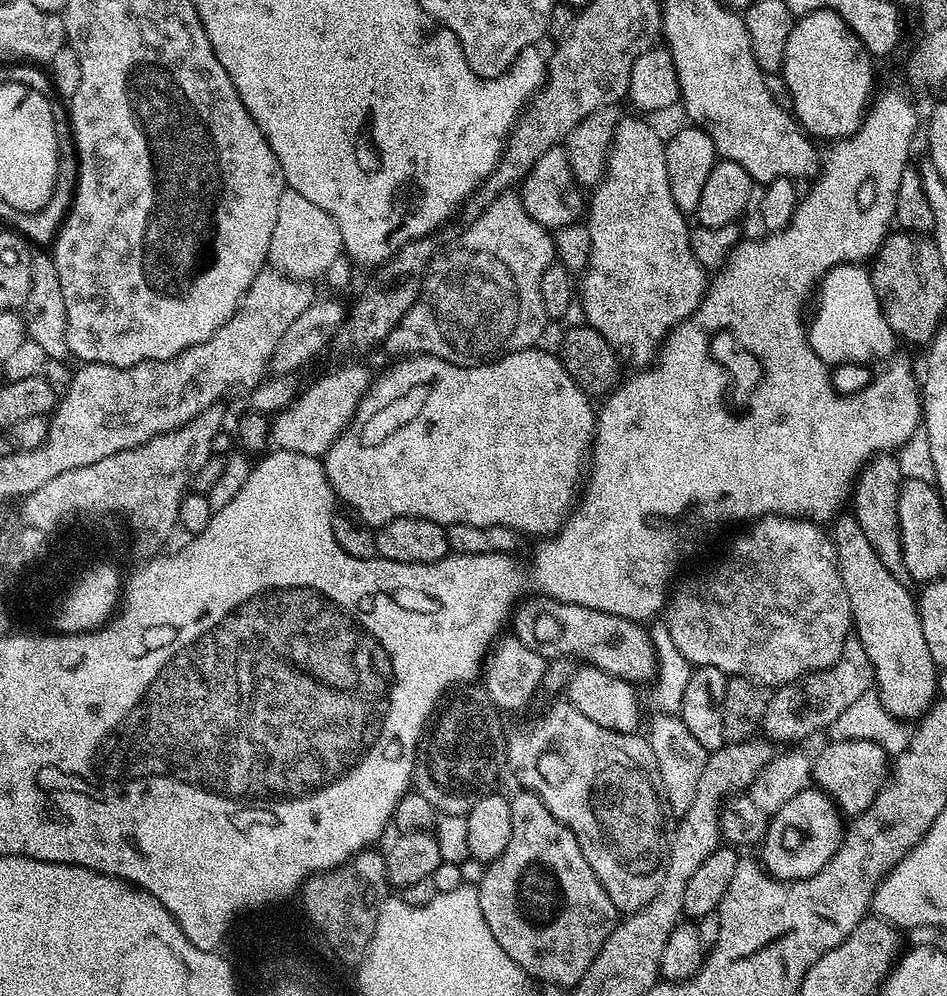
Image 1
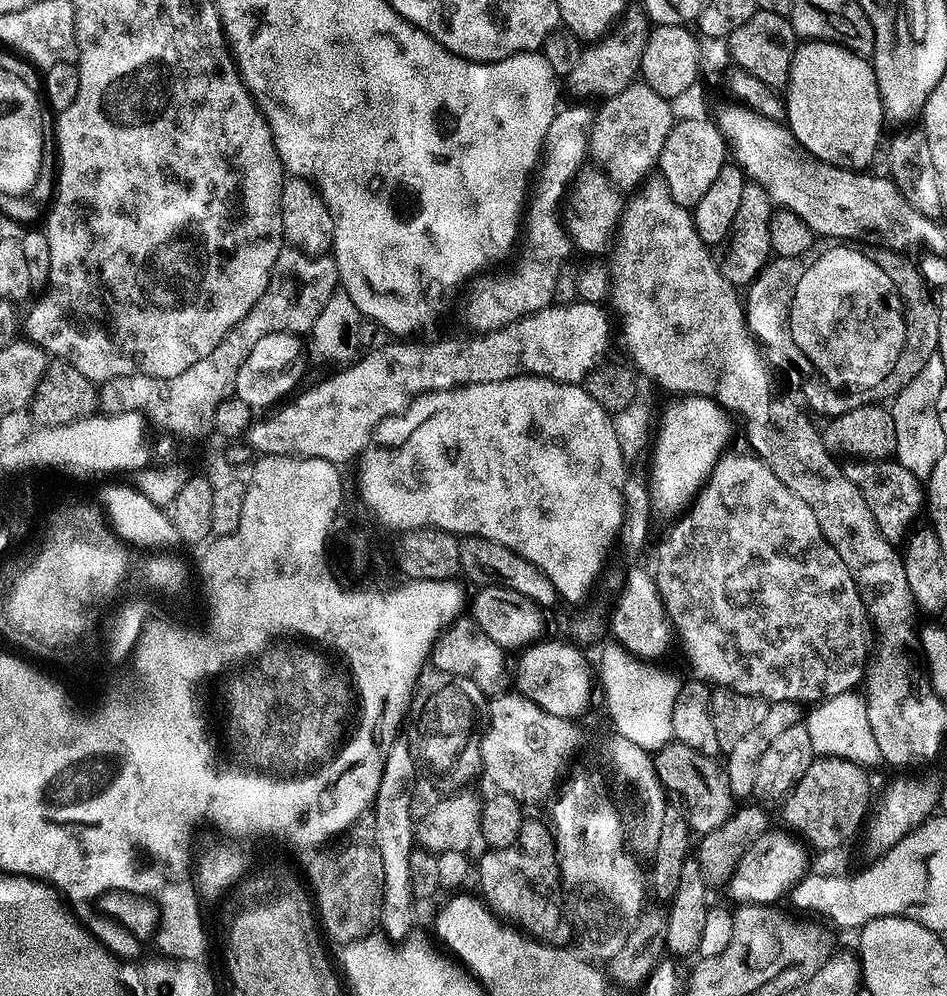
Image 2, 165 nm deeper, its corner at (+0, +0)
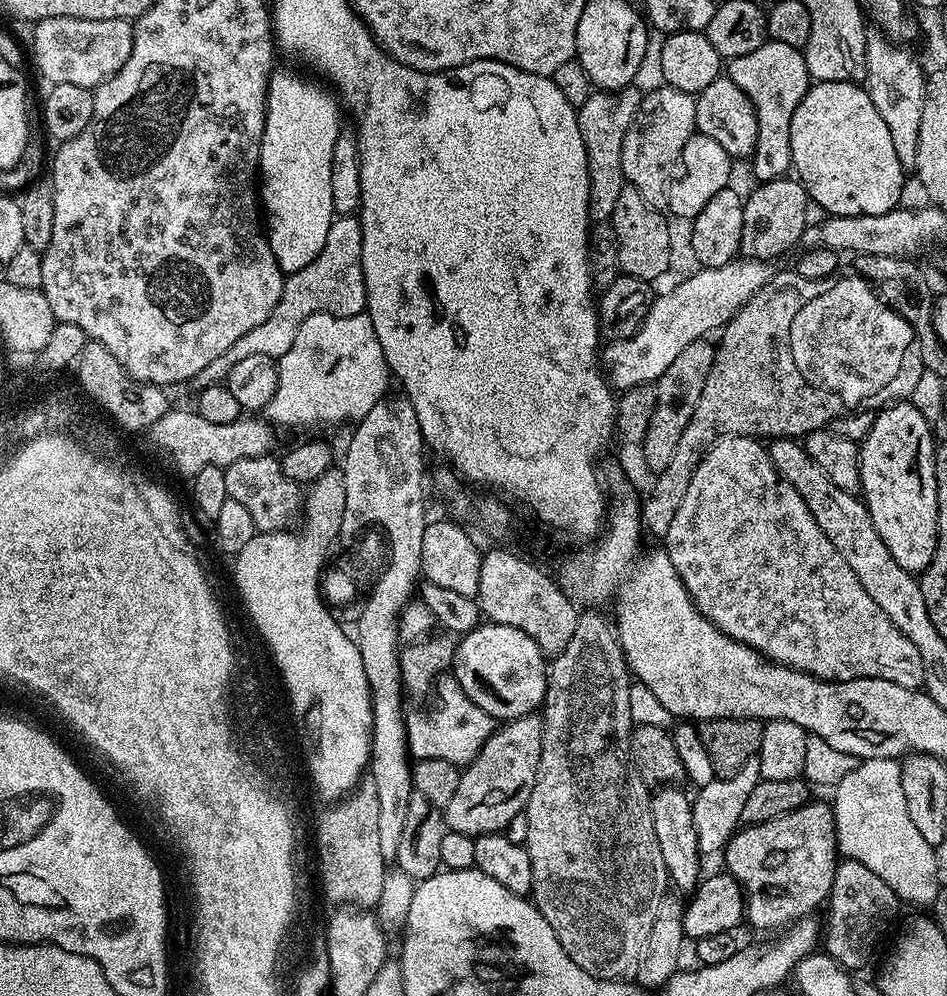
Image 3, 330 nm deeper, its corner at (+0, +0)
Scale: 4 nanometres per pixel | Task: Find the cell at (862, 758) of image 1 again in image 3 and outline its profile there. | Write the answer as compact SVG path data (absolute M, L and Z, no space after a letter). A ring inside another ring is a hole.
M809 802L798 810L774 816L761 824L741 827L728 841L722 859L728 875L738 881L744 893L747 923L752 923L758 931L776 934L787 928L789 924L811 917L812 911L819 904L821 907L831 894L838 863L836 819L832 813L831 803Z

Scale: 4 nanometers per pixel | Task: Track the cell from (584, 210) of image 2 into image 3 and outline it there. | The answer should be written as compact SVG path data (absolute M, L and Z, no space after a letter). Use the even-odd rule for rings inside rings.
M625 186L618 194L618 202L610 217L610 231L618 242L617 264L621 273L637 276L649 282L655 282L672 264L672 232L664 221L665 213L652 208L631 186Z

